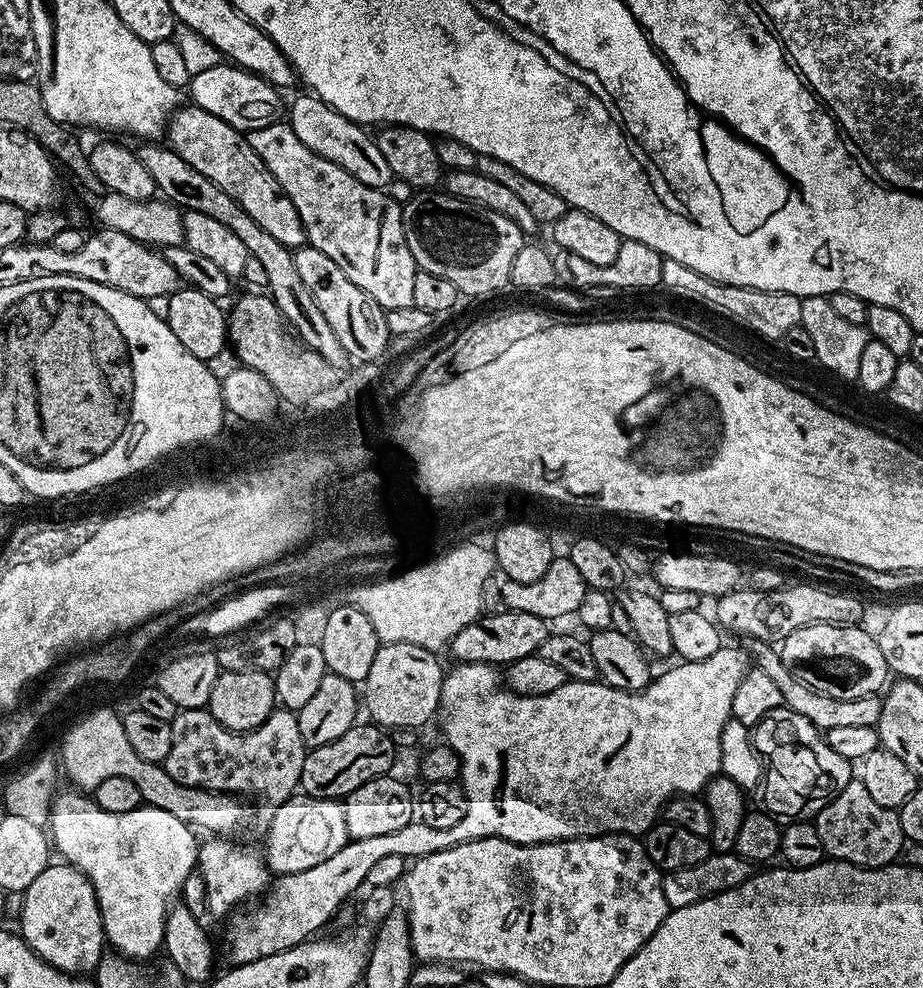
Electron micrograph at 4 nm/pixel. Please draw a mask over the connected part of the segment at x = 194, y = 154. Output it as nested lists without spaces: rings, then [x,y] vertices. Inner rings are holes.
[[[181,106],[168,121],[166,140],[179,156],[194,166],[194,170],[206,174],[214,186],[226,190],[226,194],[230,194],[230,198],[234,198],[234,202],[238,202],[238,206],[242,206],[242,210],[246,210],[246,214],[250,214],[250,218],[254,218],[254,222],[258,222],[266,234],[278,238],[278,242],[287,248],[295,250],[305,247],[302,218],[298,218],[294,202],[290,202],[286,190],[278,186],[278,178],[266,170],[266,162],[254,154],[245,133],[222,122],[222,118],[214,118],[214,114],[206,110]]]

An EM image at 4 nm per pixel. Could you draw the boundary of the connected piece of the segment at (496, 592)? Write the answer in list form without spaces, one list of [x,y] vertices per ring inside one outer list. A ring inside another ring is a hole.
[[[560,554],[553,557],[549,569],[537,582],[528,584],[515,583],[508,579],[505,571],[494,568],[488,575],[486,585],[482,586],[482,610],[490,614],[503,606],[507,611],[534,614],[545,622],[553,622],[552,620],[575,615],[587,589],[585,579],[575,568],[574,562],[570,561],[567,555]]]

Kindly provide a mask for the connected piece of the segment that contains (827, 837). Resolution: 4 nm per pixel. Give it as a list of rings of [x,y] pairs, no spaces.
[[[853,778],[844,789],[837,792],[836,797],[816,813],[814,823],[818,838],[822,838],[825,857],[859,868],[885,868],[906,848],[899,811],[878,806],[878,802],[874,802],[873,796],[866,791],[866,786],[859,778]]]

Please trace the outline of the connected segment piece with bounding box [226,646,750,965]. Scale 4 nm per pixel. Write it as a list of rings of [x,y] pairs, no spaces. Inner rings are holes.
[[[722,646],[710,658],[701,660],[686,660],[676,662],[669,672],[664,672],[660,677],[653,679],[648,687],[643,688],[641,692],[623,692],[617,688],[611,688],[603,682],[593,682],[591,680],[569,680],[568,683],[558,686],[550,694],[541,696],[522,696],[518,692],[502,689],[496,685],[497,669],[490,664],[461,664],[457,663],[456,668],[449,667],[444,673],[444,685],[442,686],[442,696],[440,697],[440,708],[442,716],[444,712],[444,736],[443,739],[448,745],[456,751],[460,759],[460,775],[462,787],[466,794],[466,815],[462,817],[462,822],[458,826],[450,826],[450,830],[434,830],[430,826],[419,822],[413,822],[402,826],[394,834],[377,834],[375,838],[362,838],[361,840],[349,839],[348,843],[342,846],[336,854],[318,865],[312,866],[305,872],[290,873],[281,875],[275,883],[269,887],[268,891],[263,893],[259,902],[249,903],[247,906],[241,906],[227,917],[228,923],[228,952],[232,955],[231,963],[249,964],[258,958],[266,958],[275,952],[290,950],[294,946],[304,943],[305,940],[313,939],[316,932],[343,904],[347,896],[352,896],[360,887],[365,887],[370,869],[382,858],[389,854],[398,854],[405,862],[411,862],[420,856],[434,854],[446,850],[455,844],[470,842],[478,838],[506,838],[515,844],[545,844],[555,840],[573,840],[574,838],[586,838],[587,836],[605,836],[611,832],[621,832],[627,836],[639,837],[648,831],[653,824],[657,823],[656,816],[665,811],[669,800],[675,796],[696,796],[703,793],[705,788],[713,779],[721,775],[720,763],[722,762],[722,730],[726,722],[732,719],[732,707],[734,706],[734,694],[738,691],[738,682],[750,670],[750,656],[747,651],[740,648],[728,648]]]

